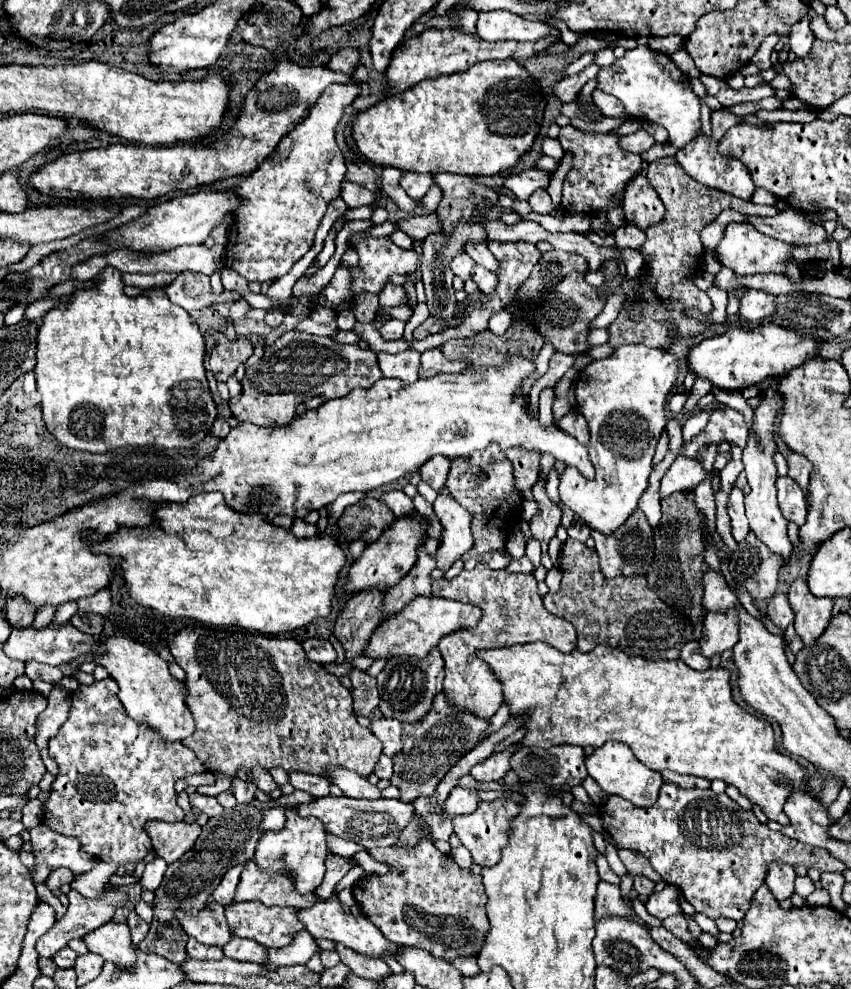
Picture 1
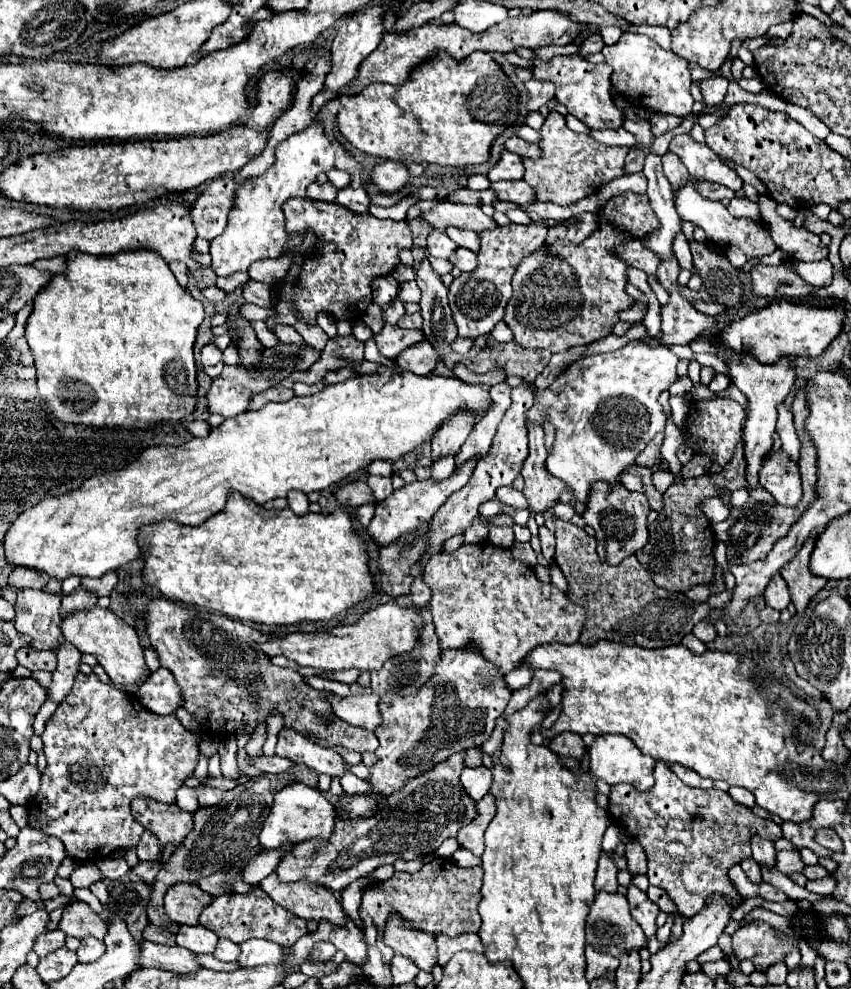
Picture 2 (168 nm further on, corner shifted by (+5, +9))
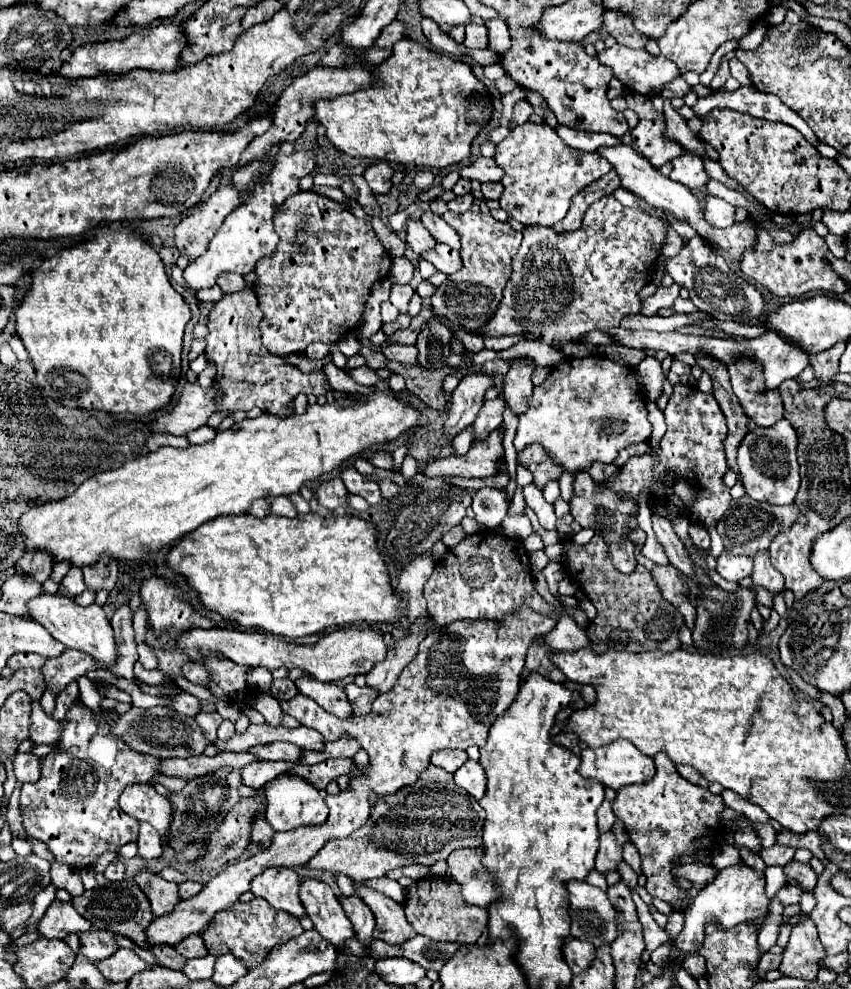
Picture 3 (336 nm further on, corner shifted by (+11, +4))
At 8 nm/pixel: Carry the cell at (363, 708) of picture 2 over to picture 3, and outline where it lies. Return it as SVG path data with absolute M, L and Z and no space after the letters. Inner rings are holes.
M301 678L295 684L297 684L301 694L315 700L325 712L339 716L339 718L351 718L353 716L353 708L349 704L343 688L339 688L335 684L317 682L313 678Z

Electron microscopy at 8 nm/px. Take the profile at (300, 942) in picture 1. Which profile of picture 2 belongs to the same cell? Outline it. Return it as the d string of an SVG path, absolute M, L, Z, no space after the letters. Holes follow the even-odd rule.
M249 939L241 945L241 955L237 963L241 967L257 967L265 963L279 963L283 947L263 939Z

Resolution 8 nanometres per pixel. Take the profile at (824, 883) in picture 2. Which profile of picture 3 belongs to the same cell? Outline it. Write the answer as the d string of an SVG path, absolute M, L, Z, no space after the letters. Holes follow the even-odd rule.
M787 884L785 888L781 888L781 890L775 894L775 898L777 898L779 902L783 902L783 906L789 906L789 904L797 904L803 894L805 894L805 890L801 890L801 888L793 886L793 884Z

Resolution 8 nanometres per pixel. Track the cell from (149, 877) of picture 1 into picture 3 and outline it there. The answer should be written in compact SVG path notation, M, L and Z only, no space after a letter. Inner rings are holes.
M141 824L137 846L139 846L137 856L145 858L145 860L159 858L161 852L163 852L161 850L161 838L157 836L157 832L153 832L153 828L149 828L149 824Z

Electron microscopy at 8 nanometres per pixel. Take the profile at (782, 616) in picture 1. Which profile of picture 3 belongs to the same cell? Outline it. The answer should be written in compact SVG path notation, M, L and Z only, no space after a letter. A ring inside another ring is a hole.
M759 552L755 558L755 568L753 568L753 574L751 574L751 580L755 586L761 586L761 588L767 588L773 596L779 594L781 590L785 590L783 586L783 576L773 570L773 566L769 564L769 552Z

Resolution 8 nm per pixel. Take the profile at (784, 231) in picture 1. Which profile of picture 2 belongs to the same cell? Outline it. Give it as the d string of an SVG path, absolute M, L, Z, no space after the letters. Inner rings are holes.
M733 197L731 201L729 201L729 207L727 207L729 211L731 211L731 215L735 215L735 217L747 217L747 219L753 219L753 221L759 221L761 219L761 215L759 215L759 207L757 207L757 203L751 203L749 199L739 199L739 197Z

